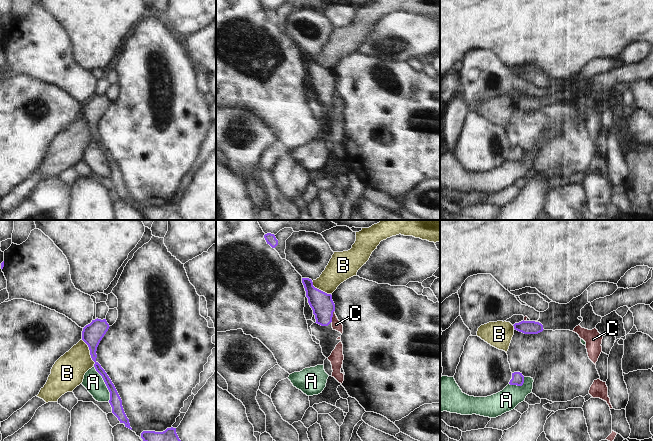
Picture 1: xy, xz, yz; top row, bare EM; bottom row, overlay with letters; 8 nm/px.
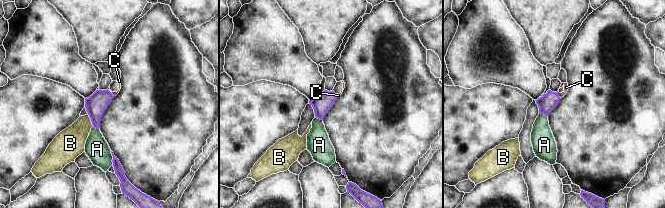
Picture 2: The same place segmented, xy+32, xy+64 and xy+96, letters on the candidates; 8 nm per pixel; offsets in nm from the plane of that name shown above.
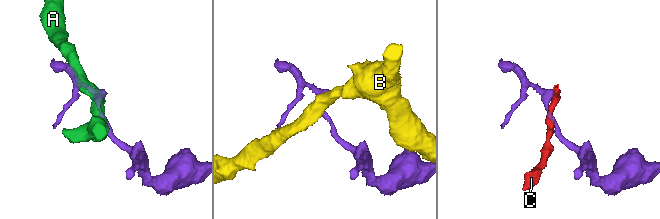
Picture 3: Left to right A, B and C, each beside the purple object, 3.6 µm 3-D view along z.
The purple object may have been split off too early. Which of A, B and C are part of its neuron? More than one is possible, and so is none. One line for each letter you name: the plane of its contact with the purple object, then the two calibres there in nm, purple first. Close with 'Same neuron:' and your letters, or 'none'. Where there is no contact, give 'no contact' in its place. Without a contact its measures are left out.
Same neuron: none

